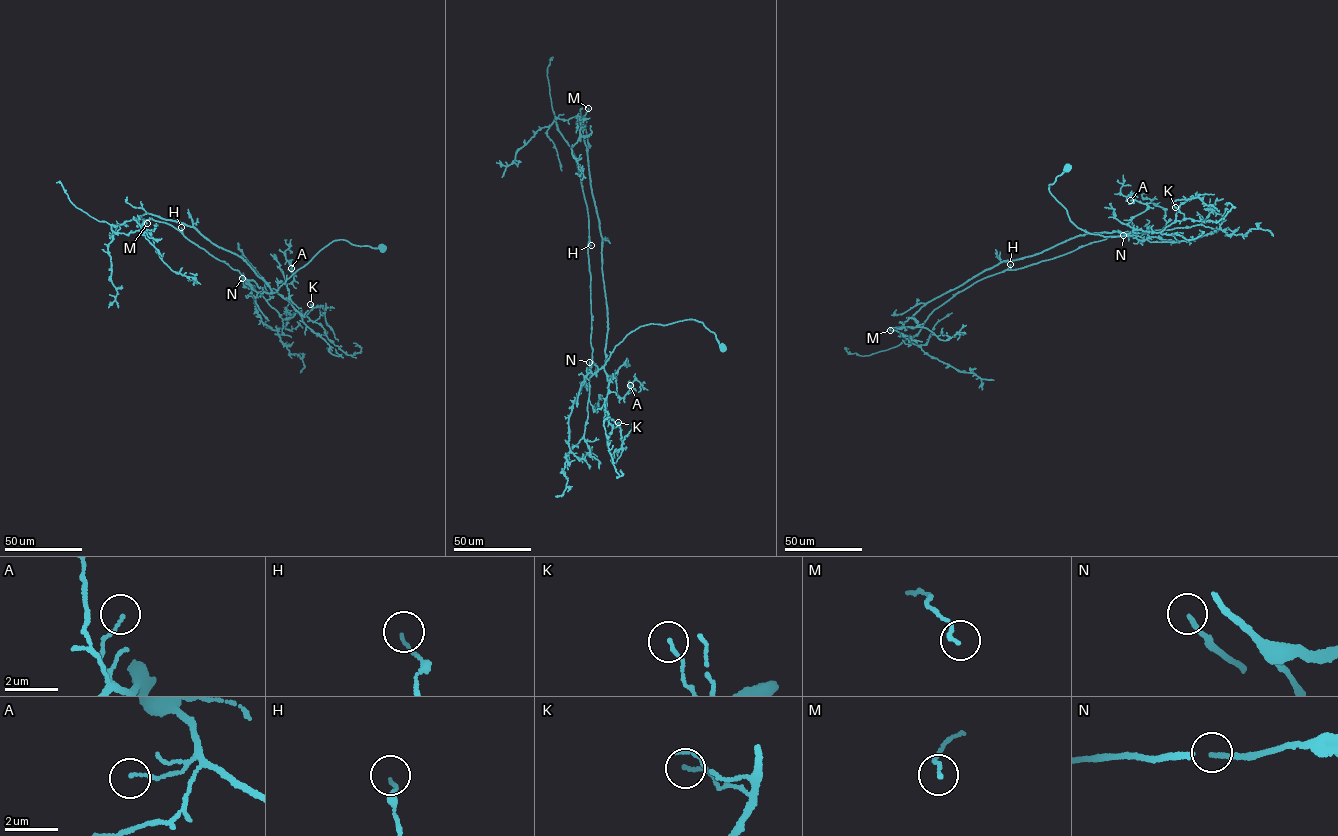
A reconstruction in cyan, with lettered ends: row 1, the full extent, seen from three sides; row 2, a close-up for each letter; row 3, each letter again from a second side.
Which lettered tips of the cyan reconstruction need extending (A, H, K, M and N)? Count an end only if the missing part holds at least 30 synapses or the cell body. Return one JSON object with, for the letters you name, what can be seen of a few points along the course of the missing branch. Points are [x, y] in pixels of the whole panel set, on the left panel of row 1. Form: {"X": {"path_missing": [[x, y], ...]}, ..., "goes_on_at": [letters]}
{"N": {"path_missing": [[242, 278], [227, 250], [226, 241], [234, 231]]}, "goes_on_at": ["N"]}

